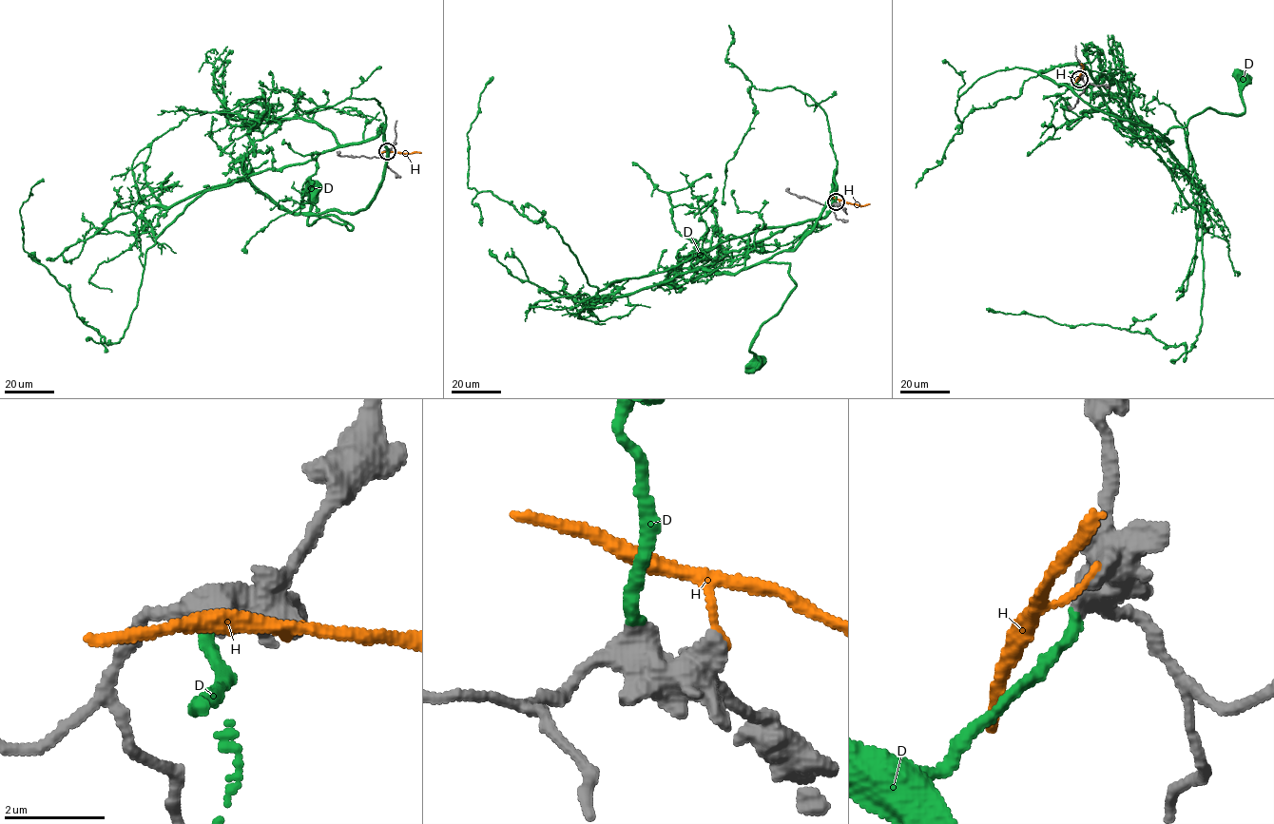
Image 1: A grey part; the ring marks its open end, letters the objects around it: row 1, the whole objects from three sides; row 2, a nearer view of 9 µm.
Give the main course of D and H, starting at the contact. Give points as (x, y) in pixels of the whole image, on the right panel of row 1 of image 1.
D: (1079, 79), (1071, 89), (1083, 100), (1149, 125), (1163, 136), (1208, 108), (1244, 112), (1242, 75)
H: (1080, 77), (1083, 68), (1081, 64)

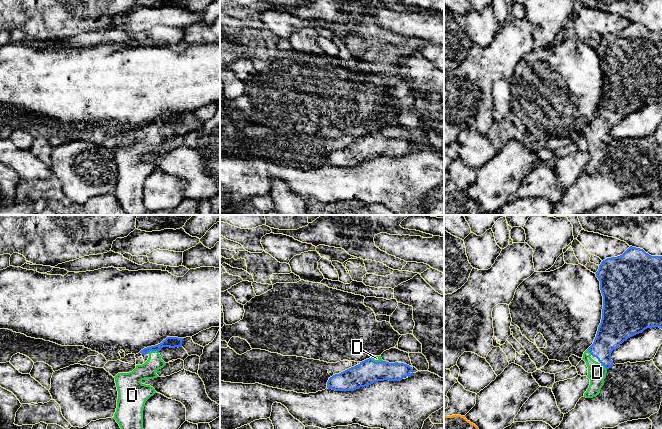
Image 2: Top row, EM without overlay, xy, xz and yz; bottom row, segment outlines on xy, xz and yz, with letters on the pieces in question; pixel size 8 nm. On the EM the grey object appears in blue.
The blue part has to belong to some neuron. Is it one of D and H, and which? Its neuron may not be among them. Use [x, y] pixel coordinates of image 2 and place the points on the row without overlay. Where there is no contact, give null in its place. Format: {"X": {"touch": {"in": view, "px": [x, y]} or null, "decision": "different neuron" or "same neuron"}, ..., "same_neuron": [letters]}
{"D": {"touch": {"in": "xy", "px": [152, 126]}, "decision": "same neuron"}, "H": {"touch": null, "decision": "different neuron"}, "same_neuron": ["D"]}

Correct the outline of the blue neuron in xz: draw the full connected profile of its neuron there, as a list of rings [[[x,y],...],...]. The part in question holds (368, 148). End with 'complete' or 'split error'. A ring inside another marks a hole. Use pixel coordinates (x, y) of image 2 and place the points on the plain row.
[[[372,132],[329,154],[327,164],[335,167],[354,167],[378,157],[398,157],[413,151],[413,144],[404,139],[389,139],[381,132]]] | split error

